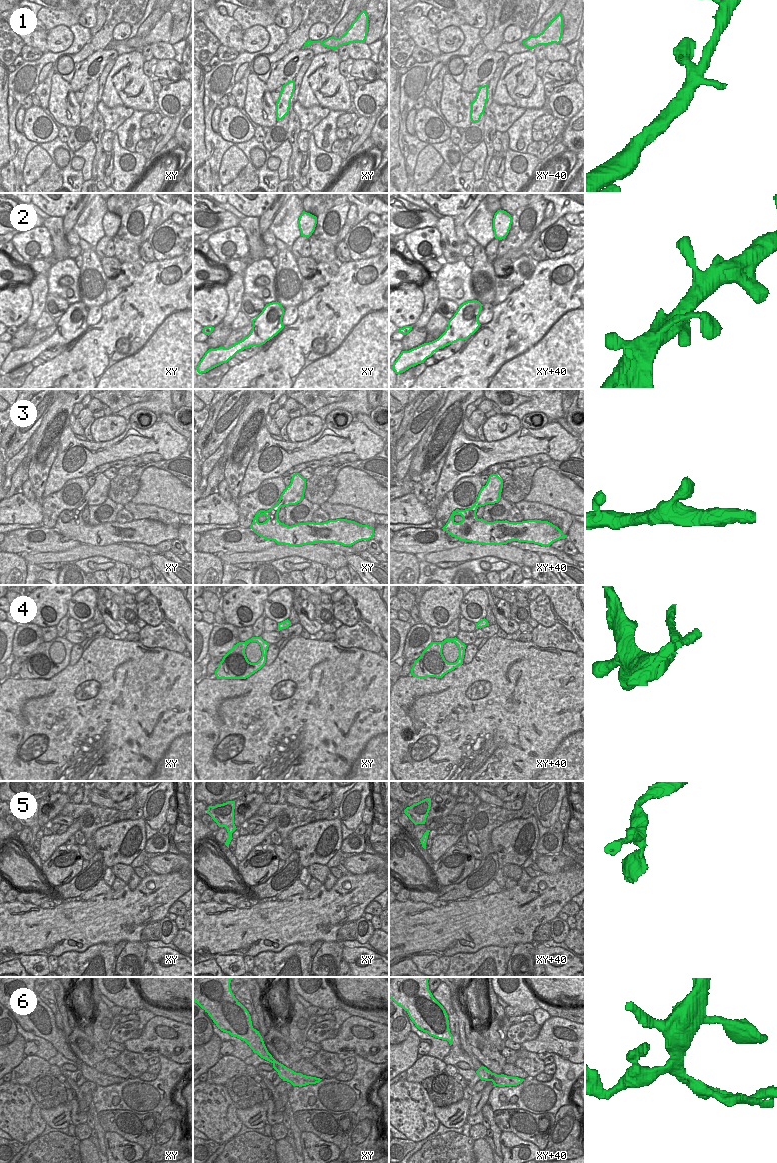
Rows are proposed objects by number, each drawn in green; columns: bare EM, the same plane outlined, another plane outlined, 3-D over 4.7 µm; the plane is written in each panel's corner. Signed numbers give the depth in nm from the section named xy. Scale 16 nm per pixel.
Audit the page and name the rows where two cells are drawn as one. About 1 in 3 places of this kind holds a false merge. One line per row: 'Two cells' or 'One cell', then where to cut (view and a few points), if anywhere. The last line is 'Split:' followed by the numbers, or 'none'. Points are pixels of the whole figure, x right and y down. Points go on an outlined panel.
1: One cell. No split
2: One cell. No split
3: One cell. No split
4: One cell. No split
5: One cell. No split
6: Two cells. Split along xy+40 (491, 1073), (492, 1080)
Split: 6

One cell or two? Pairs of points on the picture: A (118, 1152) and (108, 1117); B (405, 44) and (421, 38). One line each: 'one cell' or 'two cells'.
A: two cells
B: two cells

